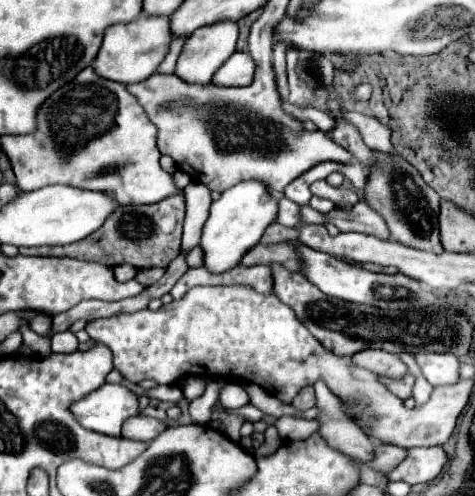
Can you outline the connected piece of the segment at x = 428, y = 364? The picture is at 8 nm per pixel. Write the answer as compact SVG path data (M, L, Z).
M416 353L414 359L430 385L450 385L458 381L458 359L452 353Z

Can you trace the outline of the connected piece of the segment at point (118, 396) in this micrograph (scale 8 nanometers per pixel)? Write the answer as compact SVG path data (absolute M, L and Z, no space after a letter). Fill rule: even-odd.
M104 383L70 409L78 423L90 431L118 437L126 419L140 415L138 395L124 385Z

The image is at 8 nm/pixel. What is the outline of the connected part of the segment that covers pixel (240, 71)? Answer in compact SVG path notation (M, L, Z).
M234 51L222 63L222 67L212 75L210 83L218 87L242 87L242 85L250 85L252 75L254 75L254 61L250 59L250 55L242 51Z

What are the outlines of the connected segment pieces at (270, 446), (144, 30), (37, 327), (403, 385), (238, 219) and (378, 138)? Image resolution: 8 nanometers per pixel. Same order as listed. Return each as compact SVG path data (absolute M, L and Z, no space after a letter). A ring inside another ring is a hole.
M270 425L264 435L266 435L266 441L254 451L256 455L270 455L270 453L274 453L282 445L282 439L280 439L280 435L278 435L278 431L276 431L274 425Z
M140 15L138 19L134 19L130 23L118 23L118 25L106 29L102 47L100 47L92 67L104 79L118 81L124 85L138 83L156 71L158 63L162 61L162 57L168 51L170 41L172 41L172 37L170 37L170 29L168 29L168 17Z
M42 315L42 319L36 319L36 317L32 317L32 321L30 321L30 329L34 331L34 333L38 333L38 335L46 335L46 331L50 329L50 325L52 325L52 319L50 319L50 315Z
M406 375L404 379L386 379L386 377L380 377L384 383L386 383L386 387L394 393L394 395L398 395L400 399L408 399L408 395L412 393L412 385L414 385L414 377L412 375Z
M242 181L230 189L226 189L220 199L212 201L210 215L202 227L200 249L204 253L204 267L210 273L224 273L230 267L240 265L240 259L260 243L266 227L276 219L278 203L266 191L264 183L258 181Z
M346 113L346 119L360 129L366 145L370 145L374 151L378 151L382 155L396 155L396 149L390 143L388 127L384 127L374 117L364 115L364 113Z

